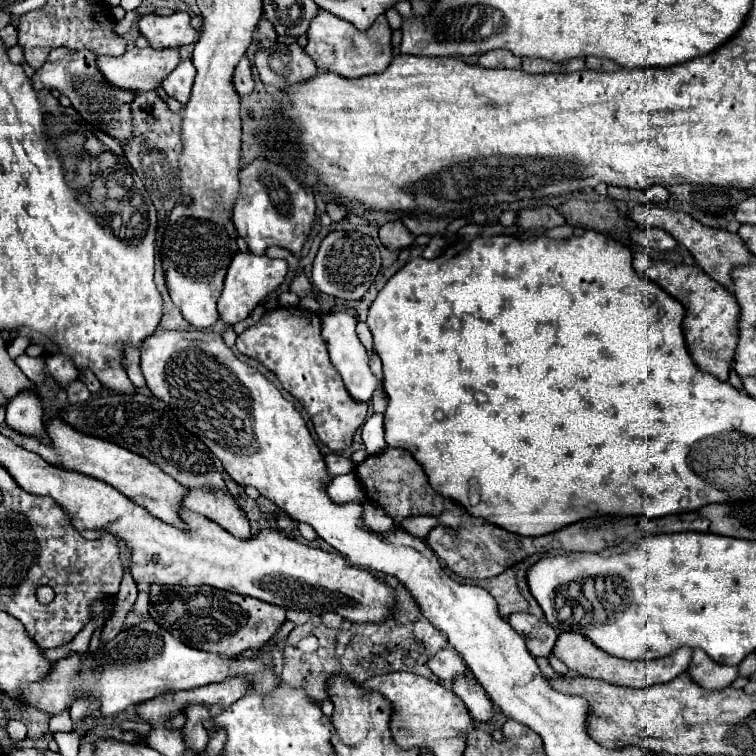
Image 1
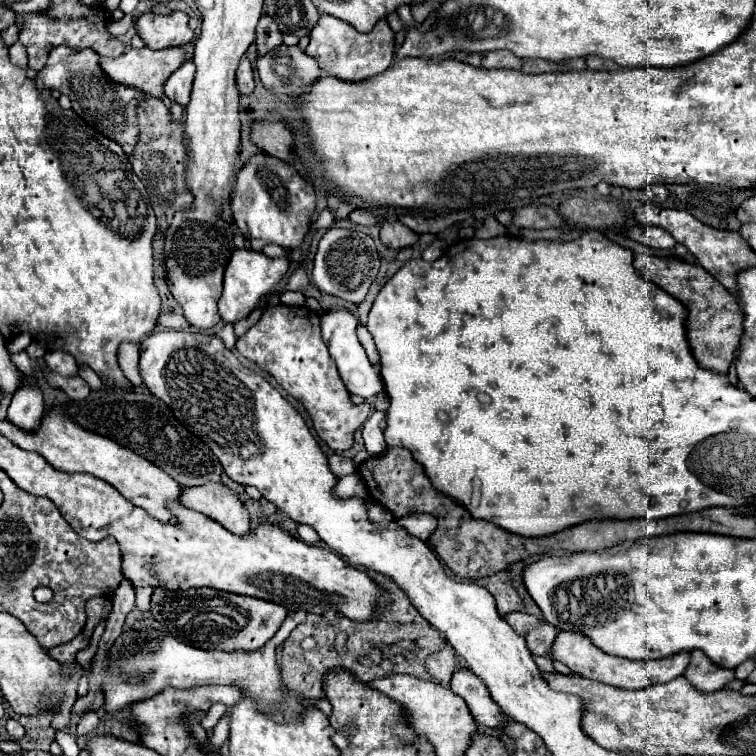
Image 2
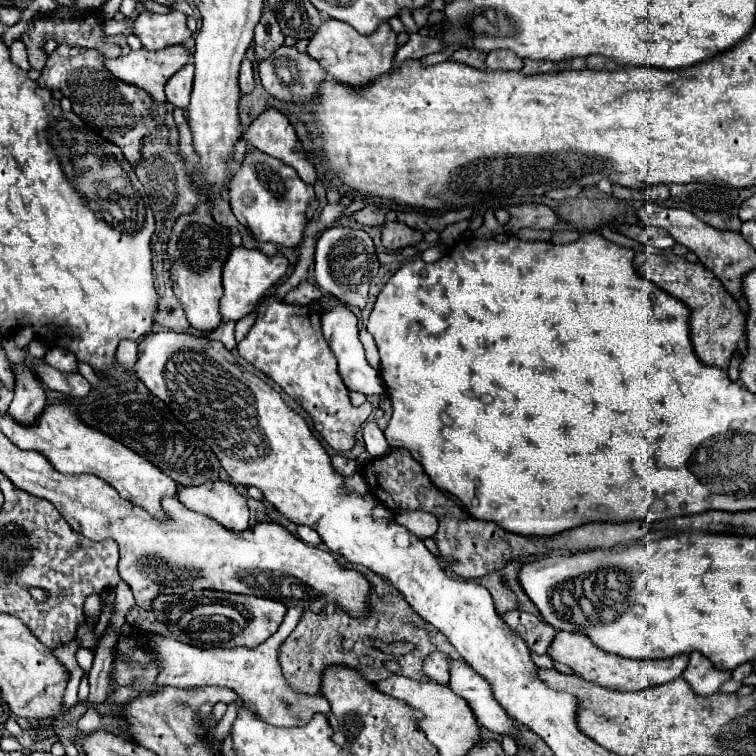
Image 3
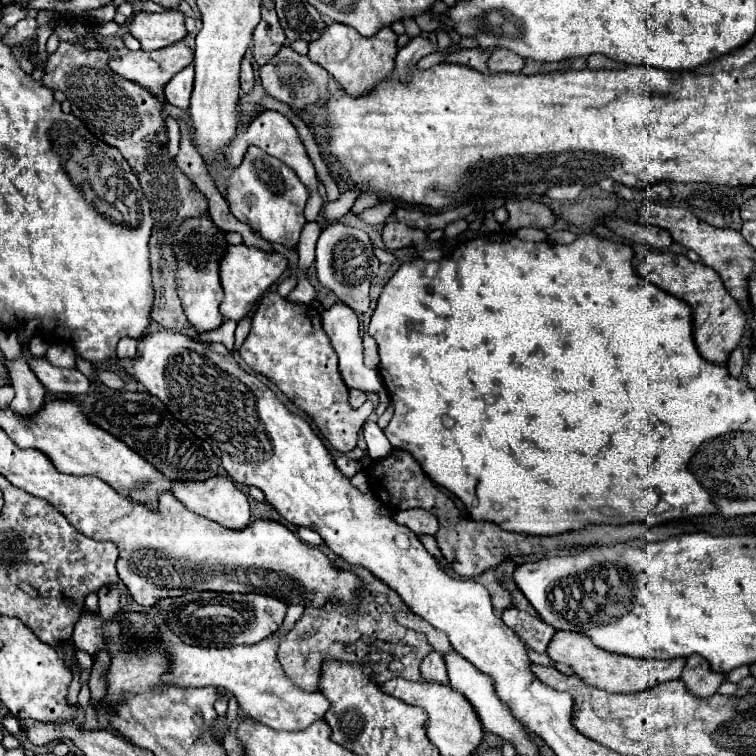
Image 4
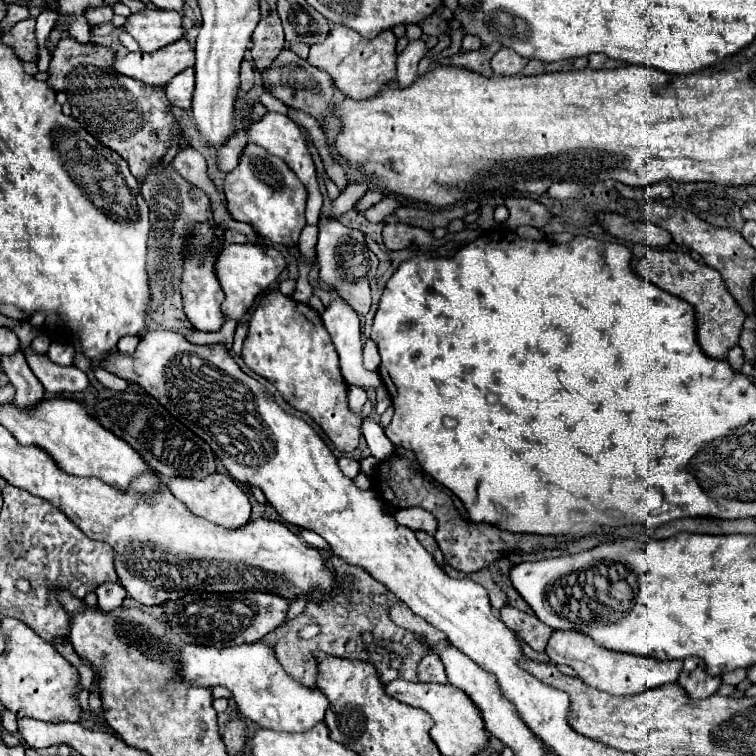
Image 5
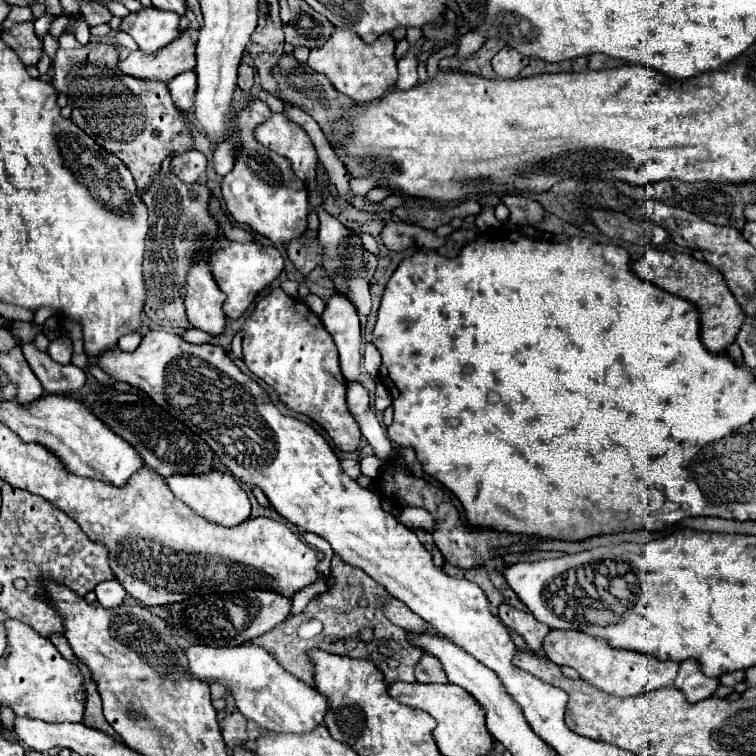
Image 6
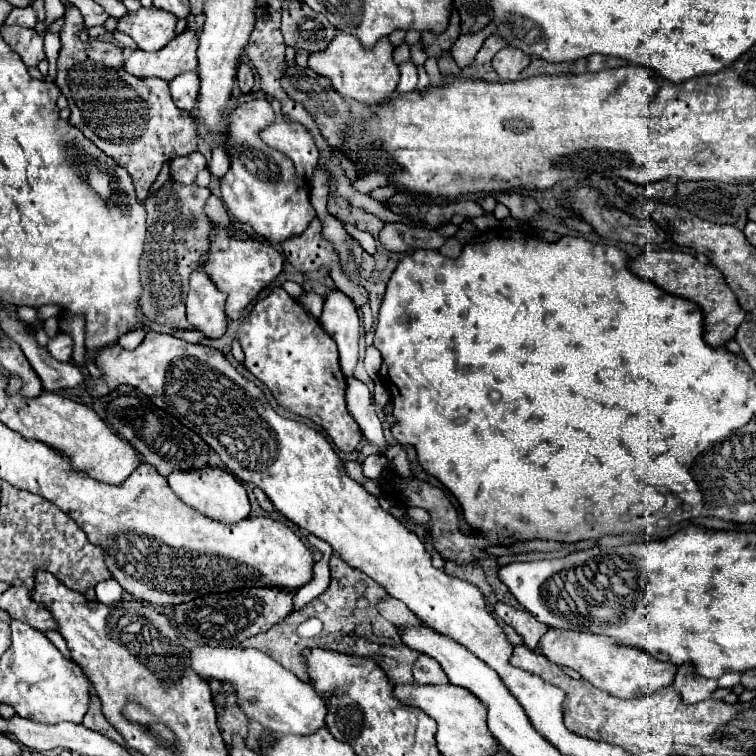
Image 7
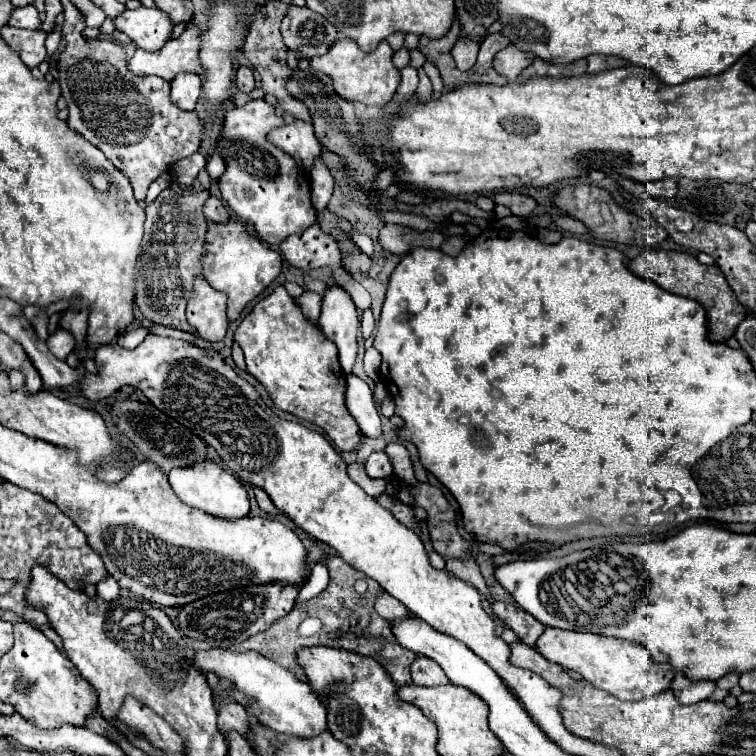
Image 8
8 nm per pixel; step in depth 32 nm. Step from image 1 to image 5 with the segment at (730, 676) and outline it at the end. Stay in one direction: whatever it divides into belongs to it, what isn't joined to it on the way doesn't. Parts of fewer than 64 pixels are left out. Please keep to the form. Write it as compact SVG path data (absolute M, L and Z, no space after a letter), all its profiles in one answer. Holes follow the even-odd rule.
M684 660L684 666L676 680L676 684L682 686L686 694L694 700L716 694L720 682L722 680L716 676L704 676L704 668L700 668L700 660Z

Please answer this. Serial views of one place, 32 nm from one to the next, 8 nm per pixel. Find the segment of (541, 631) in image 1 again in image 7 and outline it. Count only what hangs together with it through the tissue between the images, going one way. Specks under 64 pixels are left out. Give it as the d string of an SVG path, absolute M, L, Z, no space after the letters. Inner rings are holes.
M496 602L494 606L494 612L500 620L504 620L508 626L512 626L524 640L524 644L532 650L538 648L538 640L540 636L544 636L544 632L548 630L548 626L540 624L530 612L526 610L520 610L520 608L514 608L510 604L504 604L504 602Z

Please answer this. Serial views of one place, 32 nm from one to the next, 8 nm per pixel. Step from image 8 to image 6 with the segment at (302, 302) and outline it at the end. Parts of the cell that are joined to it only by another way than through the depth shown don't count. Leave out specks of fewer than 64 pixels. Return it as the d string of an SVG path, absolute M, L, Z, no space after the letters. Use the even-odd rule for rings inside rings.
M308 294L306 298L302 298L302 302L310 308L310 312L314 312L316 316L320 316L322 314L322 310L324 310L324 300L320 298L320 296L316 296L316 294Z

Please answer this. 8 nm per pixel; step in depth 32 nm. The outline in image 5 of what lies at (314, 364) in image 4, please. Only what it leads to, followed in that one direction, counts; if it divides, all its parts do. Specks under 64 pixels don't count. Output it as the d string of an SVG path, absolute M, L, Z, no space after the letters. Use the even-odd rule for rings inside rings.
M272 290L268 292L260 302L258 308L254 310L254 314L248 320L248 334L244 340L244 348L242 348L242 360L246 362L246 366L266 378L270 384L276 386L276 390L282 394L282 398L296 410L308 414L322 430L324 434L330 438L330 442L340 450L340 452L352 452L358 448L360 442L360 422L364 414L372 412L372 406L368 404L364 408L362 414L354 414L348 408L348 384L344 382L340 368L338 368L338 354L336 348L330 340L330 334L326 332L320 316L316 310L312 310L308 304L296 302L290 296L284 296L280 290Z

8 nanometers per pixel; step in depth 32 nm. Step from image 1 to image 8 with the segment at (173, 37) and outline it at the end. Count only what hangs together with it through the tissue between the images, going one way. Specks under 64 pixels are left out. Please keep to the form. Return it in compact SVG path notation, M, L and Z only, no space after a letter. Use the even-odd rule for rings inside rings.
M140 6L138 10L124 10L114 18L116 30L124 32L138 48L158 50L172 32L172 22L160 8Z

